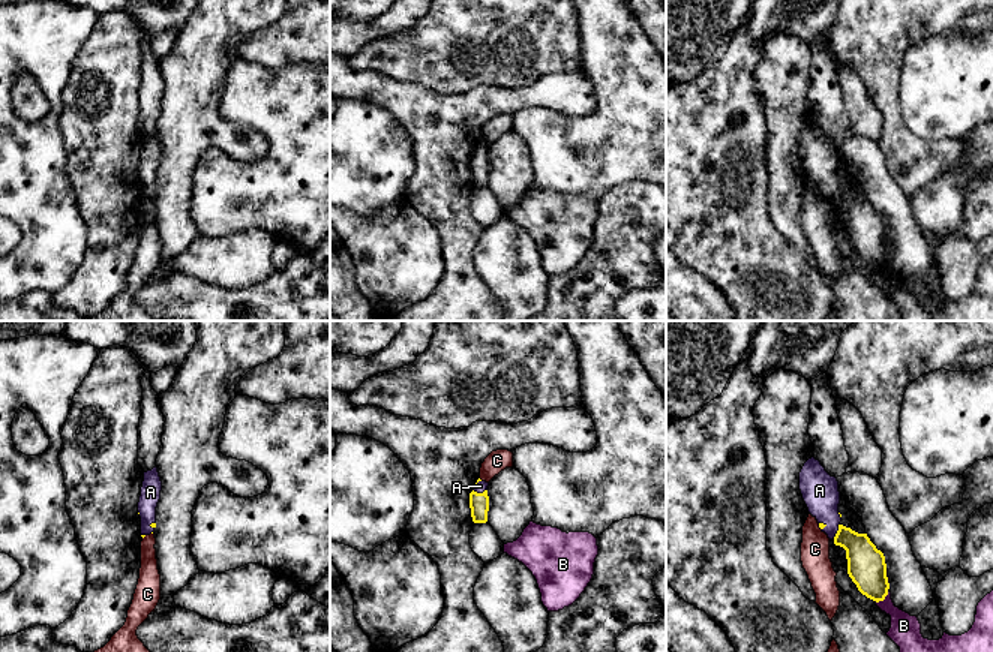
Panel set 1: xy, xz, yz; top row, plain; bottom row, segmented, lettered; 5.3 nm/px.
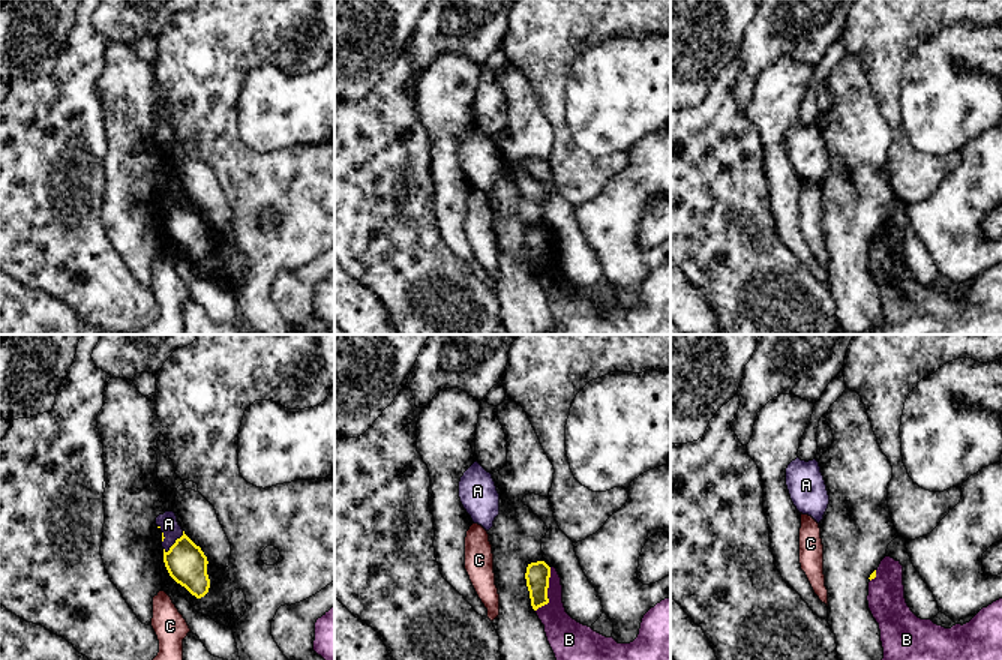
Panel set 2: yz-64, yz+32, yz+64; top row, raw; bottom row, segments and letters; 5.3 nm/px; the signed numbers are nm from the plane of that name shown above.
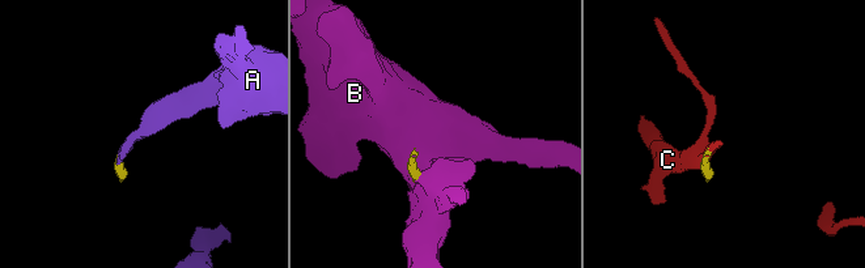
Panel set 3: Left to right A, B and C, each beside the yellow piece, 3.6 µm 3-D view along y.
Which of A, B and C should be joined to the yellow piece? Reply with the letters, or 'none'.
A

